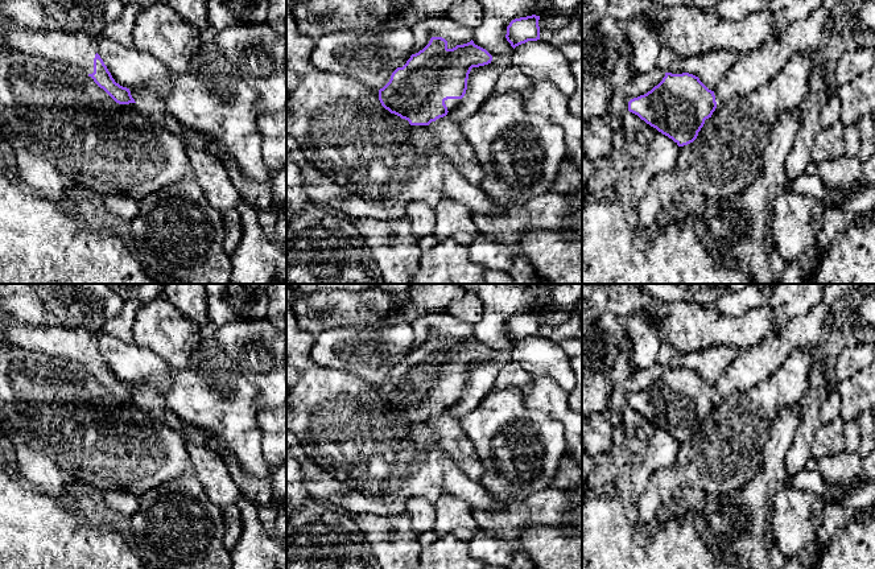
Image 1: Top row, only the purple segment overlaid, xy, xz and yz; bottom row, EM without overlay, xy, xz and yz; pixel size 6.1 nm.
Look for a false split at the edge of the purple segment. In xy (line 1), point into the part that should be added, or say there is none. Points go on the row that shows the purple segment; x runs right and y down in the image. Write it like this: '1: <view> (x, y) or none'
1: xy (79, 49)

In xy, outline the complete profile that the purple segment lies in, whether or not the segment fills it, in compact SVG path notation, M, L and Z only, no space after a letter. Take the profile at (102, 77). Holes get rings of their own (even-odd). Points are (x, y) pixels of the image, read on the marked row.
M7 21L4 41L11 51L61 61L82 67L116 103L136 103L129 88L115 82L100 58L98 38L90 33L67 33L59 29L33 32Z

